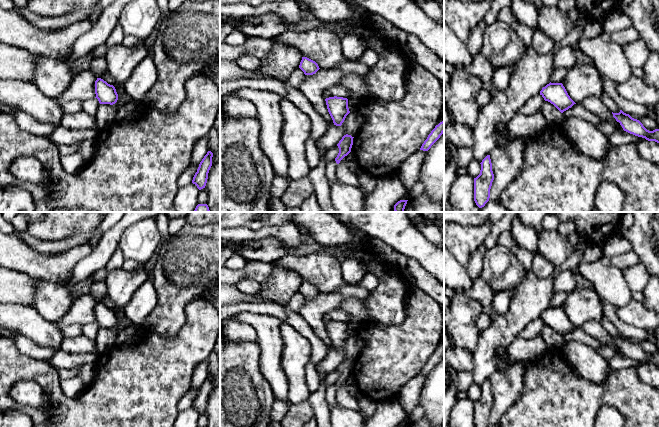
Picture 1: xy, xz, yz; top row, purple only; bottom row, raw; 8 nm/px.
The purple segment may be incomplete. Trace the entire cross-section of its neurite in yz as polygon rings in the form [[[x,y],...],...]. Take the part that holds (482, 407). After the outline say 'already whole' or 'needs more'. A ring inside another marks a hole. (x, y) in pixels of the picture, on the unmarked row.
[[[487,379],[480,388],[480,398],[474,402],[474,425],[475,427],[487,427],[494,404],[490,379]]]; already whole

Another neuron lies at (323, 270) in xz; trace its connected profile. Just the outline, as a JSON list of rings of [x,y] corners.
[[[329,253],[289,254],[273,264],[298,273],[303,281],[315,285],[320,293],[334,292],[346,284],[341,272],[341,260]]]

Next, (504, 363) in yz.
[[[506,349],[498,350],[496,356],[498,358],[499,369],[503,371],[515,363],[521,363],[521,362],[509,361]]]

